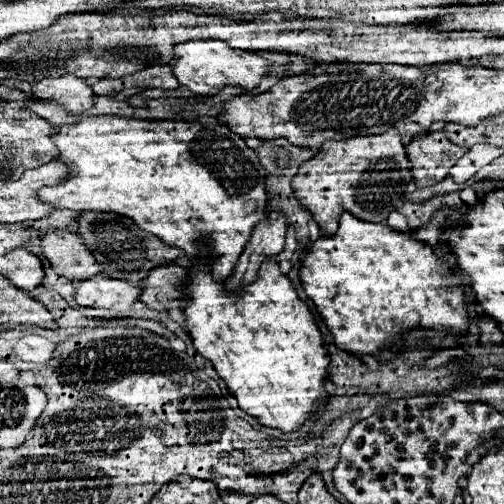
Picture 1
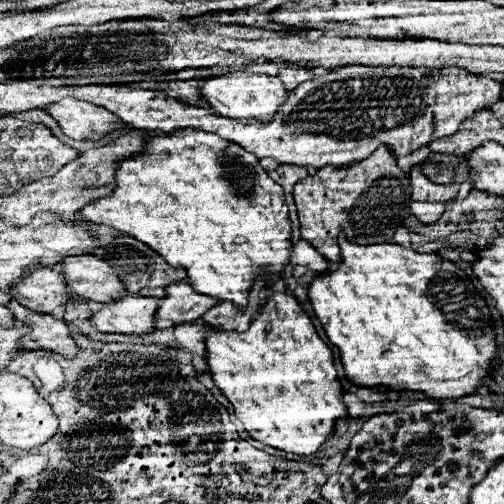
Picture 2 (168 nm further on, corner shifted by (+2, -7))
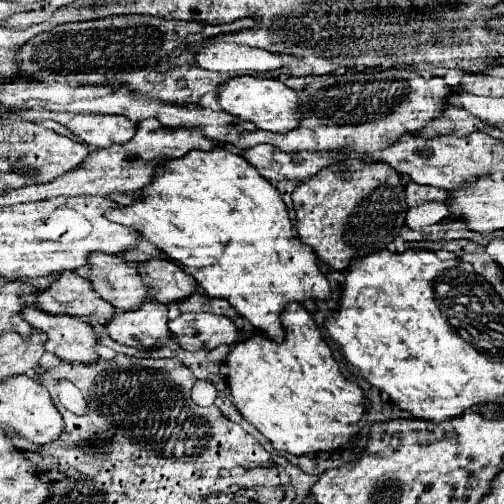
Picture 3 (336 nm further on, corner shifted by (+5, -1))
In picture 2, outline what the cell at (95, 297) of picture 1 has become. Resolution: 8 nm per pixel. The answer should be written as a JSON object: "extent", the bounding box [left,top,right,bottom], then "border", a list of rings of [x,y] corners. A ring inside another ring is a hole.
{"extent":[89,295,159,333],"border":[[[125,295],[103,303],[103,309],[89,317],[89,323],[97,331],[109,333],[149,333],[155,329],[155,309],[159,307],[157,297]]]}

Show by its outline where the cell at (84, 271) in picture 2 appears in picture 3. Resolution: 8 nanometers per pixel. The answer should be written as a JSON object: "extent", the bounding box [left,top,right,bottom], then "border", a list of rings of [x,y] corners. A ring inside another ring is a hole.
{"extent":[88,253,150,309],"border":[[[92,253],[88,265],[92,269],[90,281],[94,291],[116,309],[138,309],[144,301],[150,301],[150,293],[134,263],[128,263],[118,255]]]}

